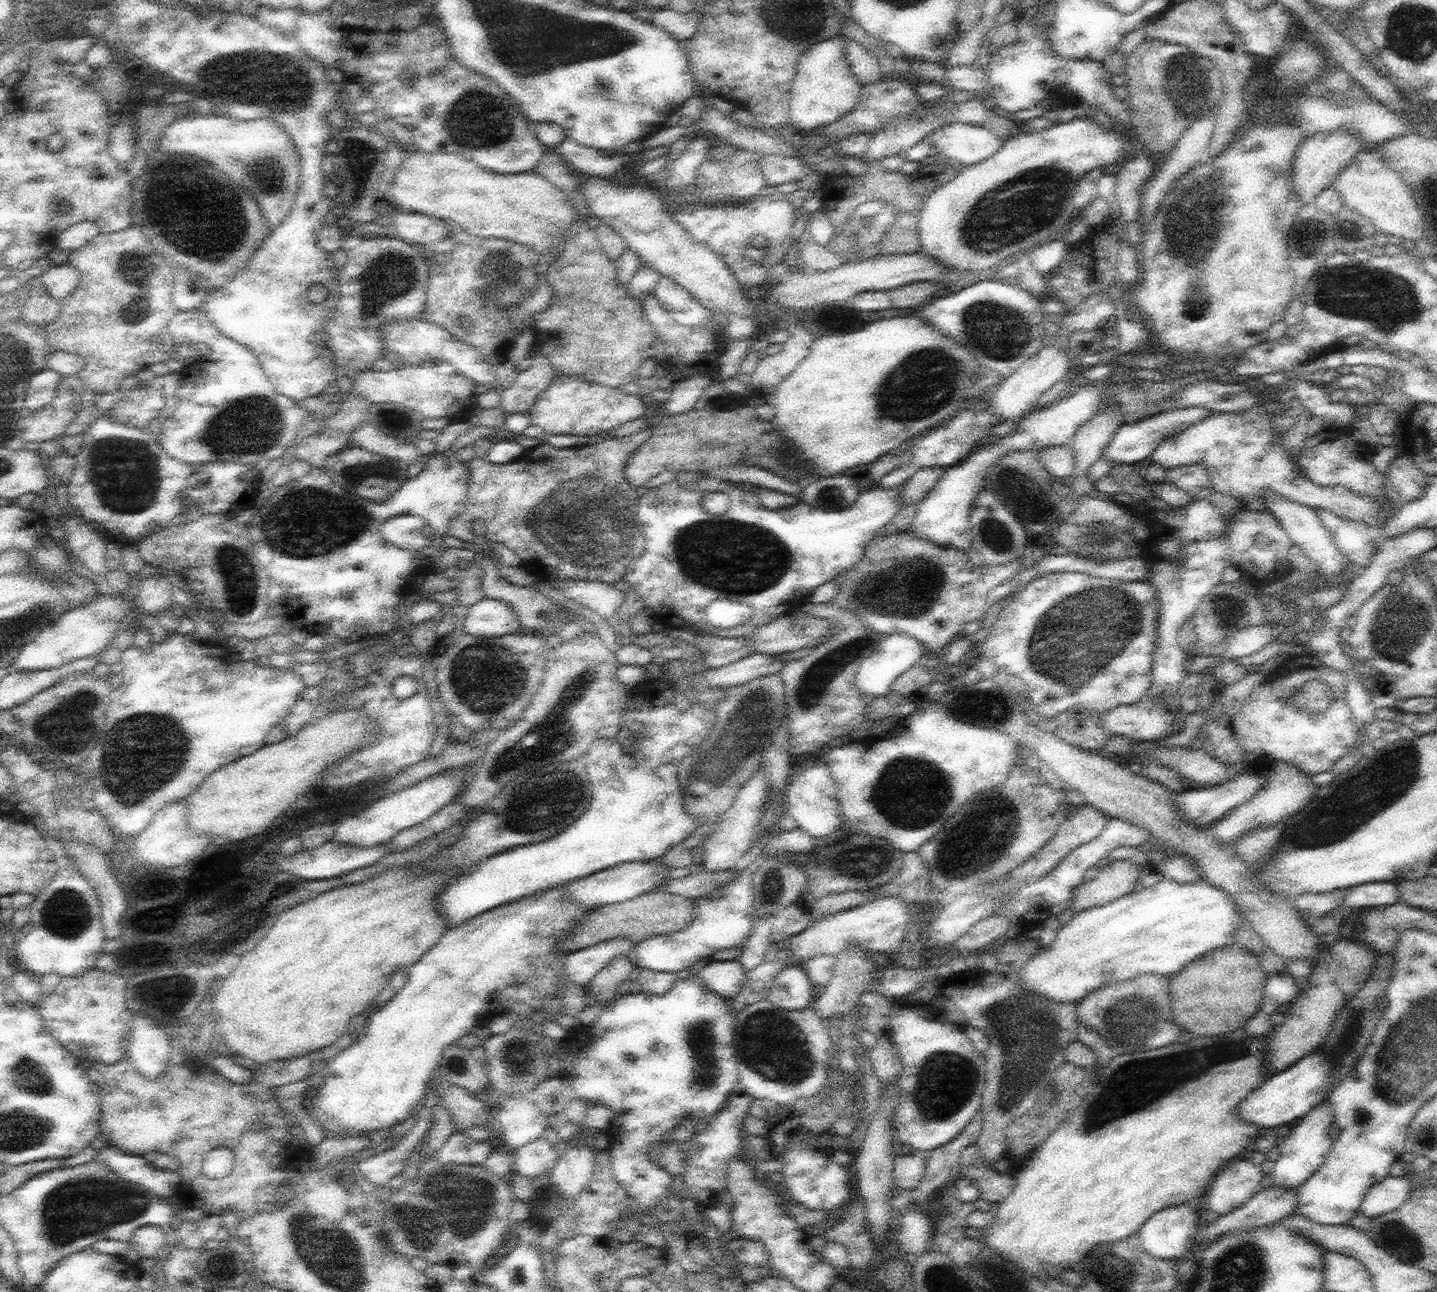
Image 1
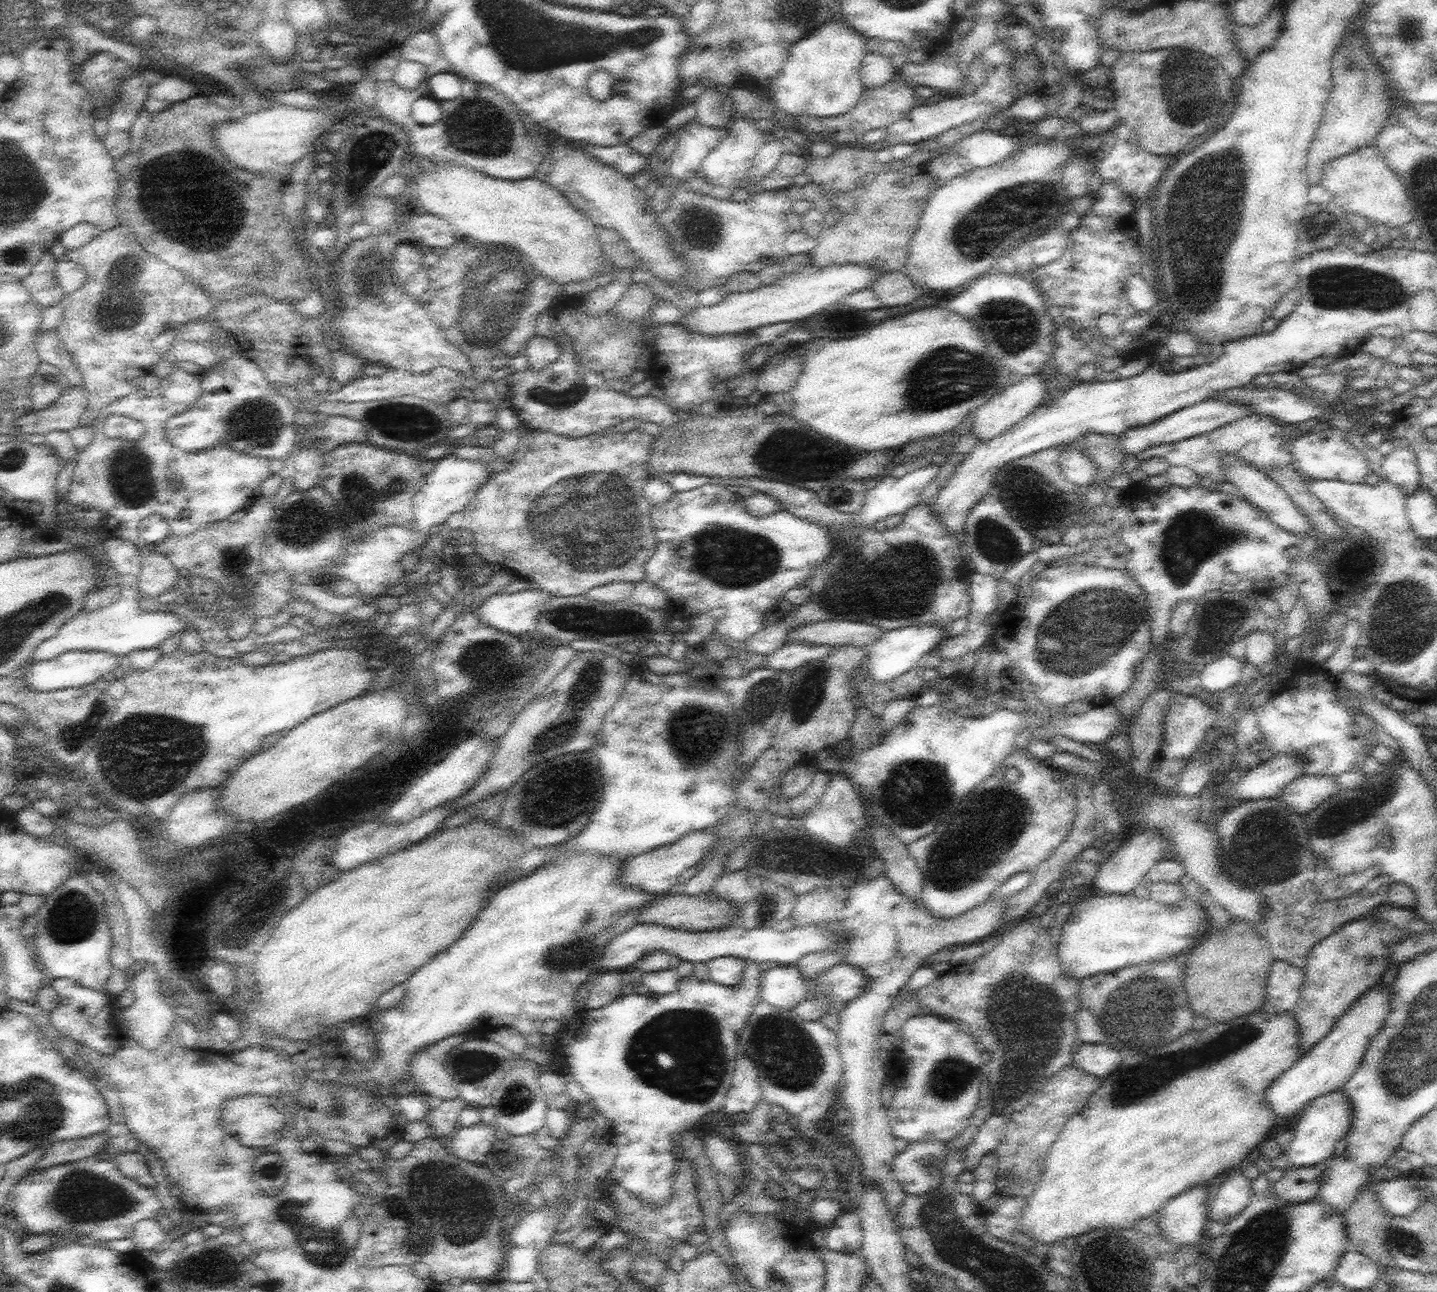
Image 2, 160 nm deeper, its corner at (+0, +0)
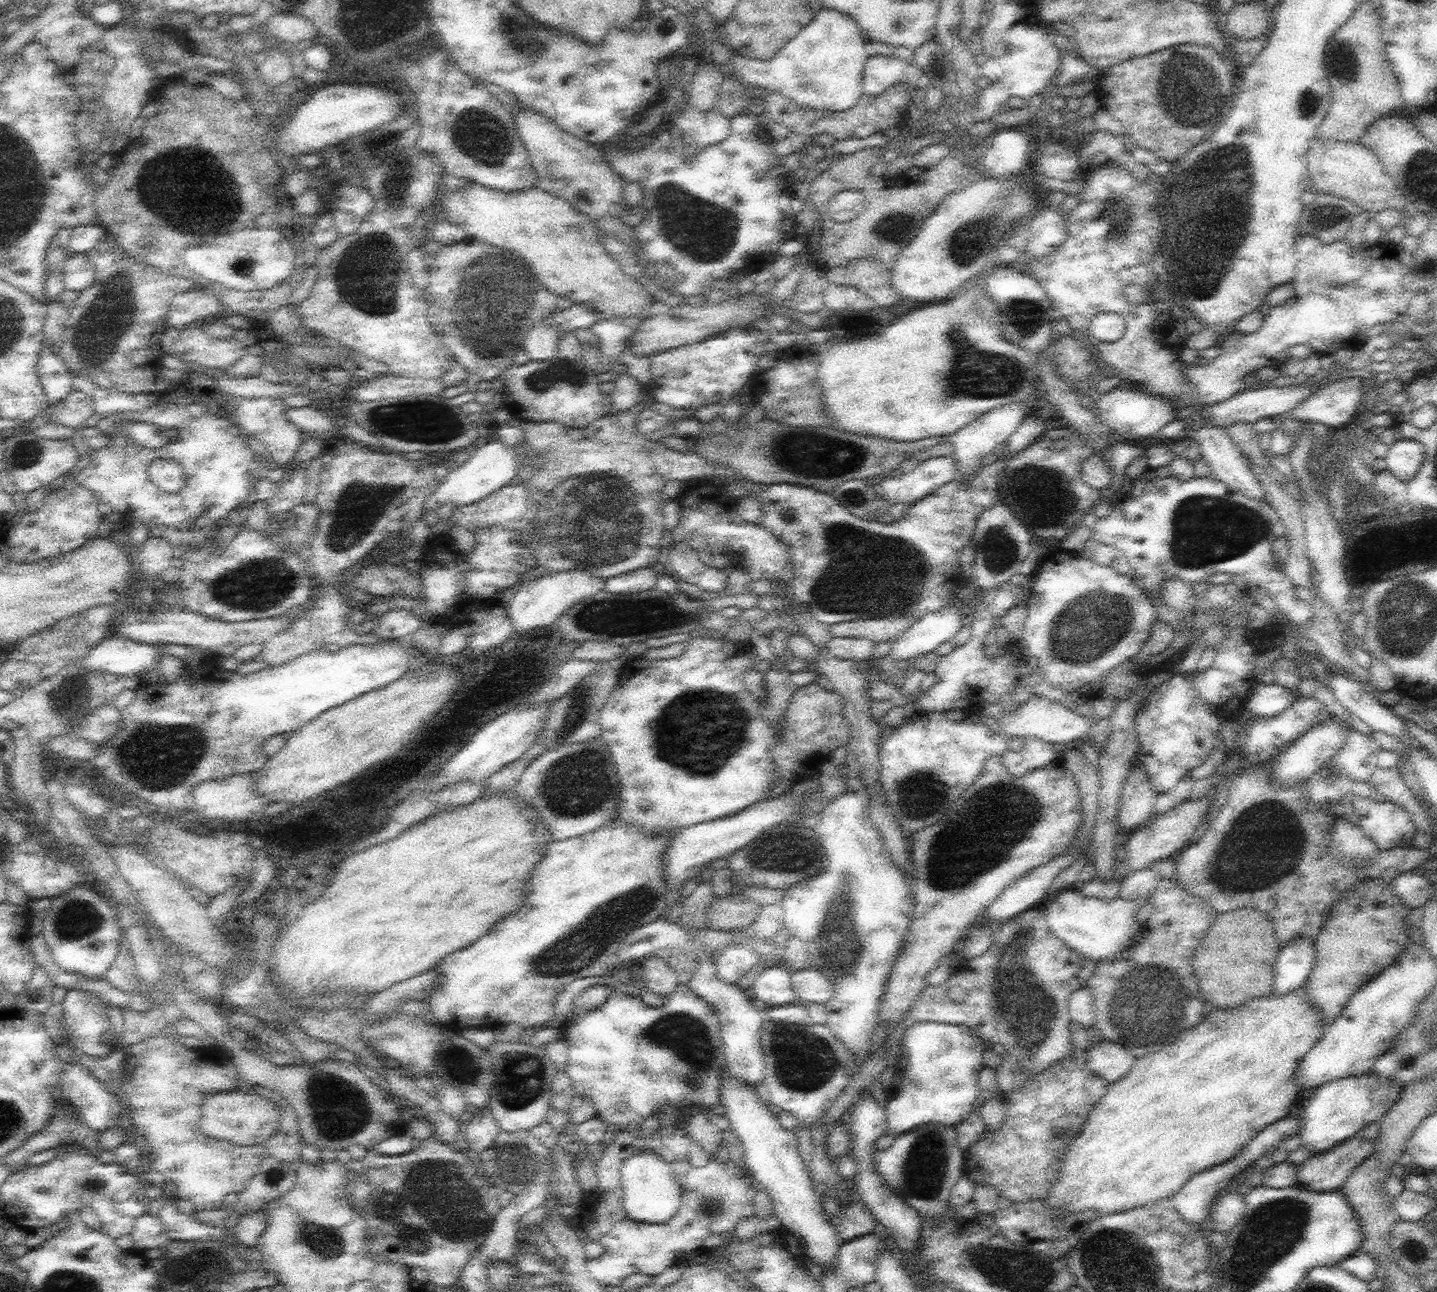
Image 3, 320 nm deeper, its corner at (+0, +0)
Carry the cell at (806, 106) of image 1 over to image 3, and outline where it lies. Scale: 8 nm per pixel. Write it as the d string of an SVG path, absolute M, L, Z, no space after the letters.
M824 6L812 19L812 22L805 26L794 38L791 38L790 42L787 42L786 46L780 49L778 55L774 56L770 62L741 56L732 49L728 50L730 47L730 44L722 42L718 38L710 46L711 63L721 67L726 73L741 78L742 82L751 84L757 91L776 91L784 97L791 98L802 108L837 113L851 109L865 93L863 89L863 70L868 60L875 55L893 56L895 52L894 46L868 38L862 27L850 15L839 10L827 9Z

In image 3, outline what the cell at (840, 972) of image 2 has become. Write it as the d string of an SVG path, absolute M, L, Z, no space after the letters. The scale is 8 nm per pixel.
M811 966L791 974L798 1005L807 1007L811 1003L826 1003L834 998L835 986L826 975Z

